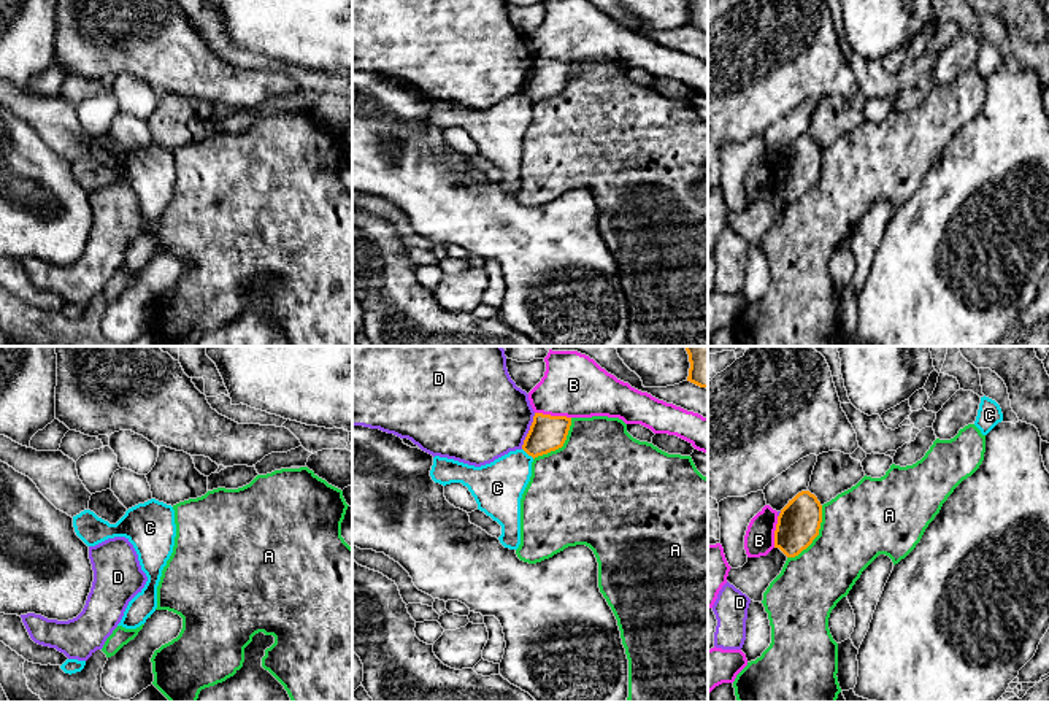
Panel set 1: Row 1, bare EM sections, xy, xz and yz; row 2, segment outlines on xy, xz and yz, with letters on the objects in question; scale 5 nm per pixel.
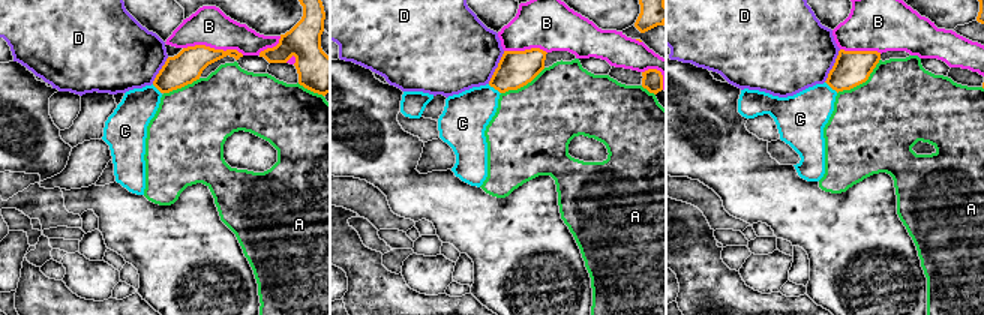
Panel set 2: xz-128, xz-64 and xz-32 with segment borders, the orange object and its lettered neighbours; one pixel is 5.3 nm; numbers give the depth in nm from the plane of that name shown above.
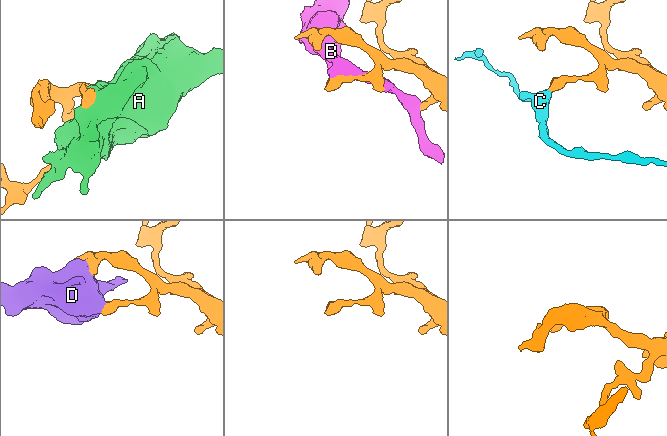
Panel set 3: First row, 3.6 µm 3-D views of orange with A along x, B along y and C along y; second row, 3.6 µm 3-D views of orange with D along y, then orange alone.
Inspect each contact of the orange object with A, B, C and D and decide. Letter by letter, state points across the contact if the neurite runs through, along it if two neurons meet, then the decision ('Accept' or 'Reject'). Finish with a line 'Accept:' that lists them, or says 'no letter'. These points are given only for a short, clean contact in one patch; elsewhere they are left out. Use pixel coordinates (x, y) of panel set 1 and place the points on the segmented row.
A: Reject
B: Reject
C: Boundary: xz (522, 448), (534, 458). Reject
D: Reject
Accept: no letter

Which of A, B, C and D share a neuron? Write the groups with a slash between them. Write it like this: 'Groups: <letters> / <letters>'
Groups: A / B / C / D

